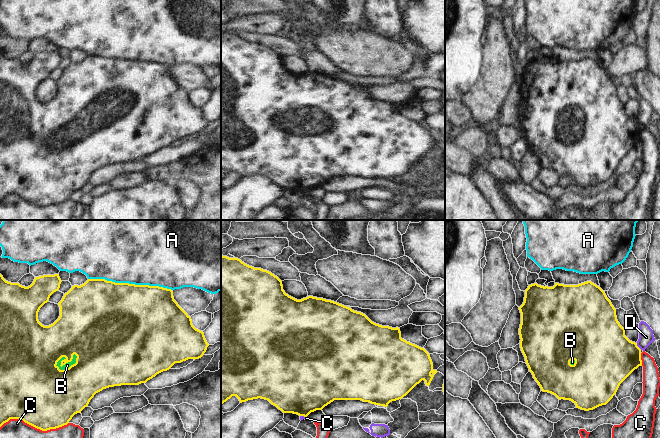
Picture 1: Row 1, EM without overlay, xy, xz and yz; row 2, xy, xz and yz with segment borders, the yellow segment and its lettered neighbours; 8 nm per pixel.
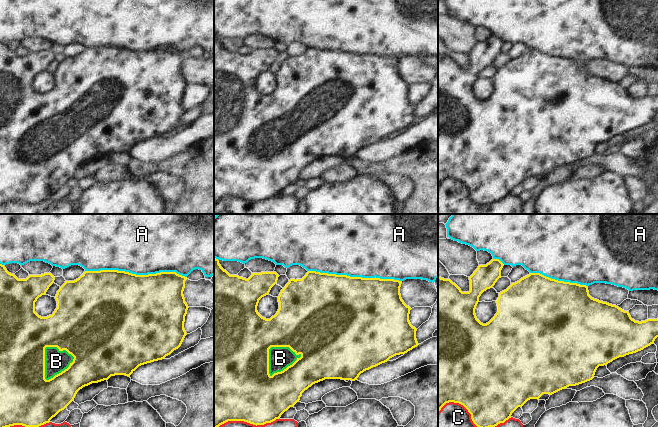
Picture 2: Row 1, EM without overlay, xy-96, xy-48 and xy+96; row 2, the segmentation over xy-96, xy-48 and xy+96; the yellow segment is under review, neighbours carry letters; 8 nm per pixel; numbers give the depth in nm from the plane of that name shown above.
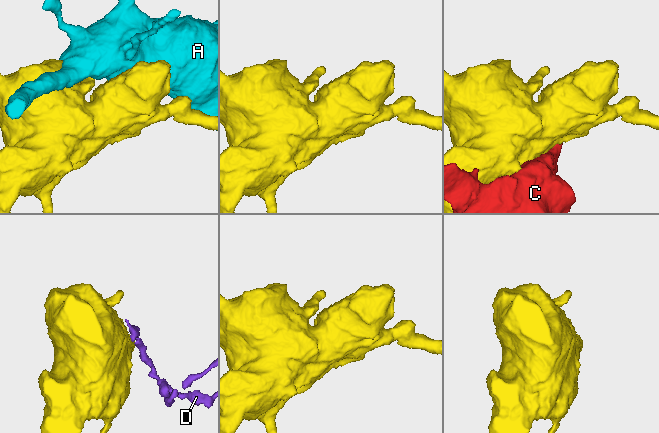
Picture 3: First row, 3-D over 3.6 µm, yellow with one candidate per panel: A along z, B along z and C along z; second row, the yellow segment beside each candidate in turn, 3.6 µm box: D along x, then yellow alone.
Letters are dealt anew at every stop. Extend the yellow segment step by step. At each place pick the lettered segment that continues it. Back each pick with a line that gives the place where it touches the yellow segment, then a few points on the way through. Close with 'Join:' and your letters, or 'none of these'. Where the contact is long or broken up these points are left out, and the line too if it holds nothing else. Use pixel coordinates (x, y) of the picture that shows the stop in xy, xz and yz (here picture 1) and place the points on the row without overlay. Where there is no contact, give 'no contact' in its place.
B: xy (67, 138) | across xy (64, 169), (59, 143), (67, 138), (67, 141)
Join: B

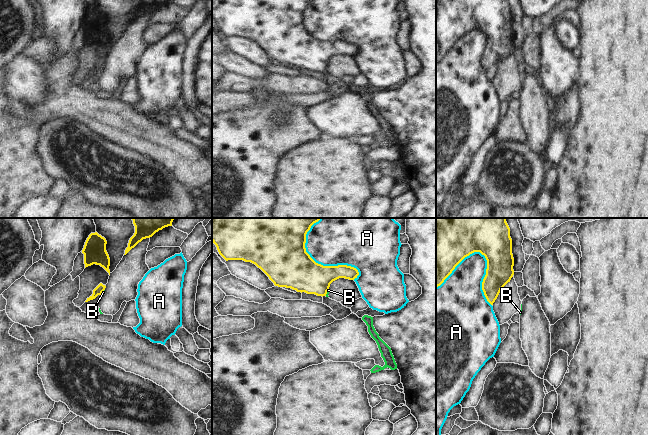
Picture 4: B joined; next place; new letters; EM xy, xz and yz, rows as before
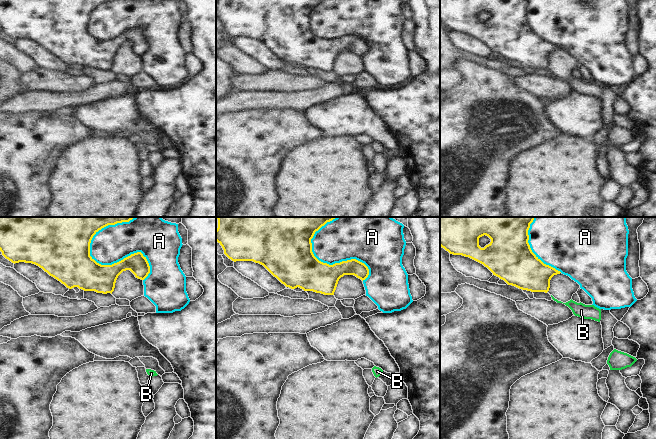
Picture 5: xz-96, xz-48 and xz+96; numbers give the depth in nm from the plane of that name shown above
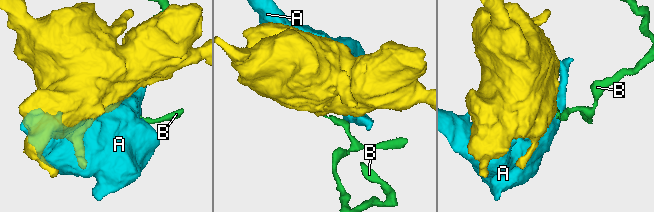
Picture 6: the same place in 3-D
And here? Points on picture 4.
Join: none of these

